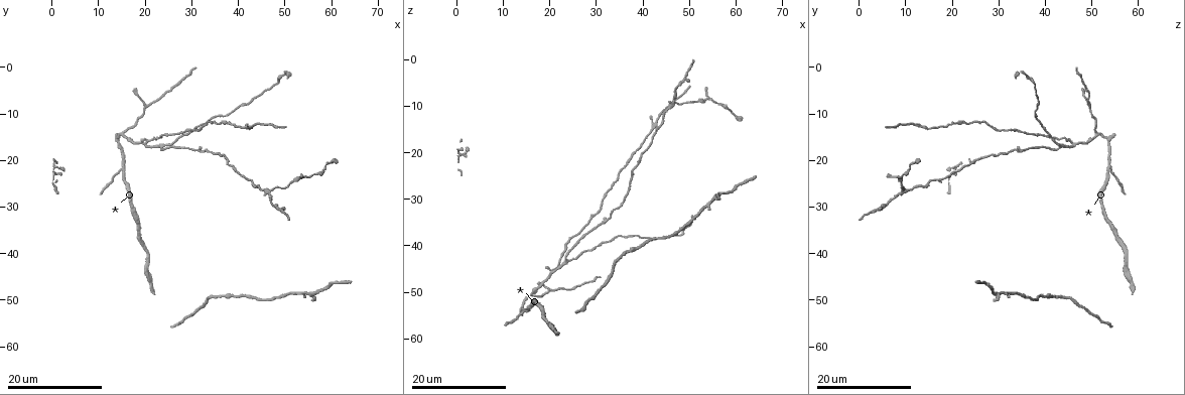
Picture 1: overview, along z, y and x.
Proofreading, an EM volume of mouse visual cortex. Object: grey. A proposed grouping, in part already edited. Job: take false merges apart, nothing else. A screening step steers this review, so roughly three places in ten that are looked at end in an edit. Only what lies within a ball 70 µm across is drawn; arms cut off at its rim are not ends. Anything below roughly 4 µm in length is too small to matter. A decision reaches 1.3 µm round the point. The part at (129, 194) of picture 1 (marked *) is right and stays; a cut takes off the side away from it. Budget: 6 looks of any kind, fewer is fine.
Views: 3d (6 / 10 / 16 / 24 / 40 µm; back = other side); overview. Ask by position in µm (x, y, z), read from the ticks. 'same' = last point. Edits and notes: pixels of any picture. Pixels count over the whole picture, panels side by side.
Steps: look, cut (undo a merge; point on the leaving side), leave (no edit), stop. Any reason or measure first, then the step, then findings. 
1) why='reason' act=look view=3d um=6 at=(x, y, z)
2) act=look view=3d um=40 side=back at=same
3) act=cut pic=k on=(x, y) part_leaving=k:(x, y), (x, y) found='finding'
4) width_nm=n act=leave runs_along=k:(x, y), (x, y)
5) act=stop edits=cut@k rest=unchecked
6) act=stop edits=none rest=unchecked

why='four or more arms meet' act=look view=3d um=24 at=(20.0, 16.5, 46.0)

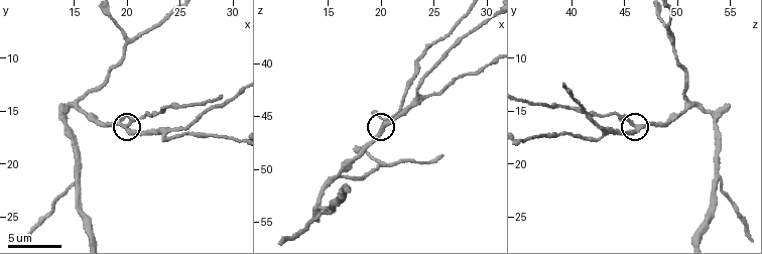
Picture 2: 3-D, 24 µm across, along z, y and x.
act=look view=3d um=10 at=(20.2, 16.4, 46.0)

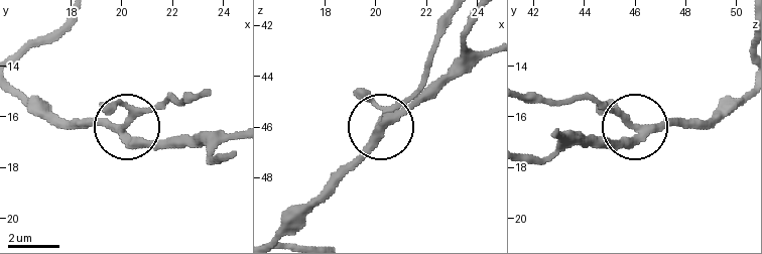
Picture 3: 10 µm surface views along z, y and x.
act=look view=3d um=10 side=back at=(20.3, 16.5, 45.8)

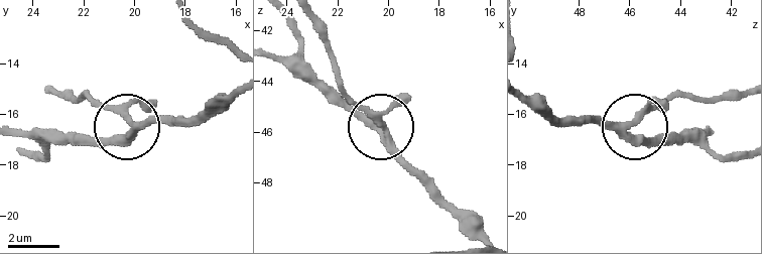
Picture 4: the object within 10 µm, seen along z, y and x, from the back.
arms=4 act=leave runs_along=4:(530, 95), (568, 120), (634, 123), (677, 90) found='one cell here'

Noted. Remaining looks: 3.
why='small branch off a trunk' act=look view=3d um=10 at=(15.0, 22.0, 54.0)

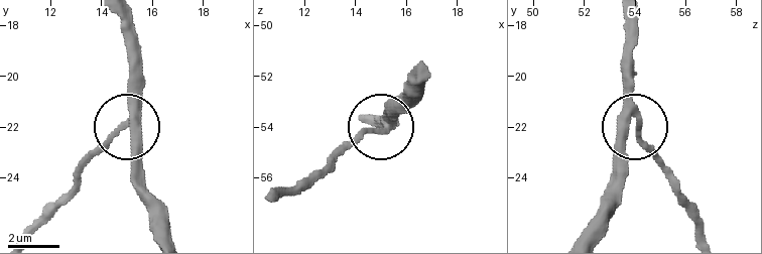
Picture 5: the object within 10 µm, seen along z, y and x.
act=look view=3d um=6 at=(14.9, 21.9, 54.2)

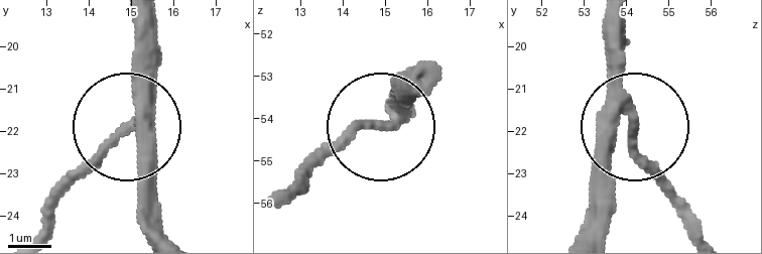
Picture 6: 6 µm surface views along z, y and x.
side_arm_um=8 arms=4 act=leave found='continuous, no second cell'

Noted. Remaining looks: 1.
why='thin arm on a thick one' act=look view=3d um=6 at=(23.6, 17.0, 43.0)

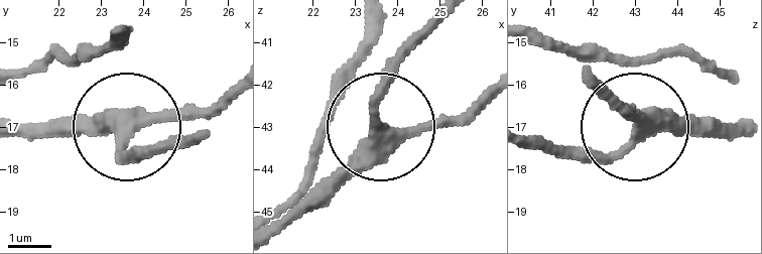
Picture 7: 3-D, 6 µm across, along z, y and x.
side_arm_um=39 act=leave runs_along=7:(281, 235), (378, 130), (473, 120) found='one cell here'

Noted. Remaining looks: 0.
act=stop edits=none rest=unchecked

